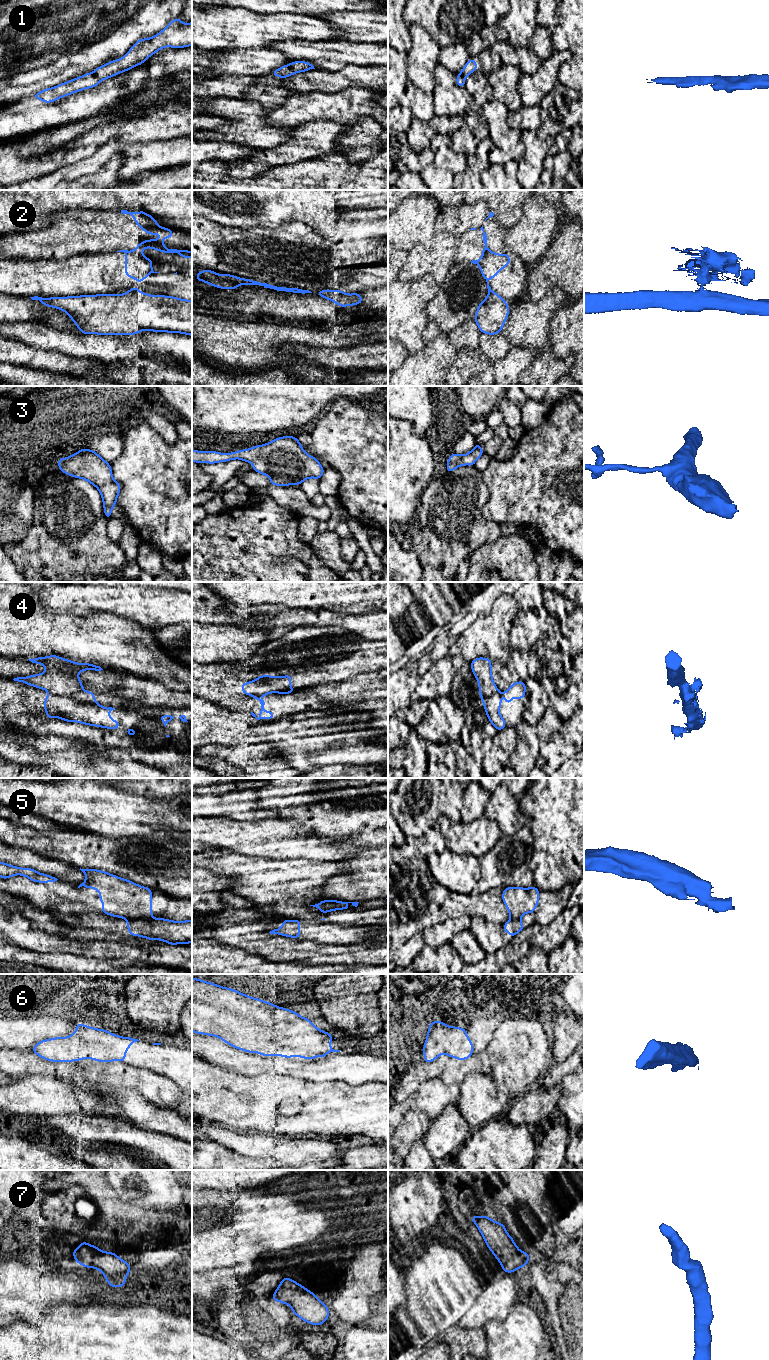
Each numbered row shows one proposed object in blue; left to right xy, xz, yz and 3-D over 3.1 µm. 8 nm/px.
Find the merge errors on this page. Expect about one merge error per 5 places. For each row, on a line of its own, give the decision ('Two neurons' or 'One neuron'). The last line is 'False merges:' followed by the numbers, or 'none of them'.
1: One neuron
2: Two neurons
3: One neuron
4: Two neurons
5: Two neurons
6: One neuron
7: One neuron
False merges: 2, 4, 5

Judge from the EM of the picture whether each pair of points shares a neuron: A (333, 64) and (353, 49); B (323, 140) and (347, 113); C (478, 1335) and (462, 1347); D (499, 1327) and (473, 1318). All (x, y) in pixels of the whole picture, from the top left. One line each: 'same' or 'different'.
A: same
B: different
C: same
D: different

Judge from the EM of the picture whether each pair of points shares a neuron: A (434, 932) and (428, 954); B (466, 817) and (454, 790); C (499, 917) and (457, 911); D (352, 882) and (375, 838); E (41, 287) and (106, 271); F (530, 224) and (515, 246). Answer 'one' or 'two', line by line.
A: two
B: two
C: one
D: one
E: one
F: one

